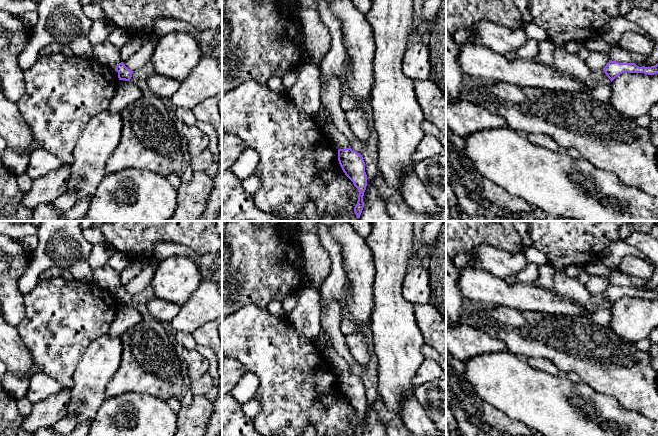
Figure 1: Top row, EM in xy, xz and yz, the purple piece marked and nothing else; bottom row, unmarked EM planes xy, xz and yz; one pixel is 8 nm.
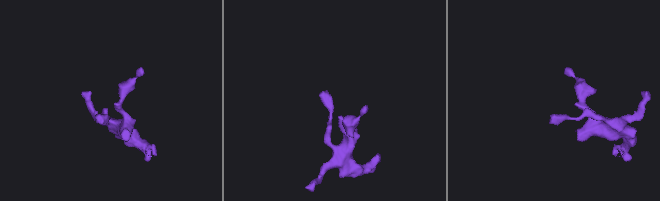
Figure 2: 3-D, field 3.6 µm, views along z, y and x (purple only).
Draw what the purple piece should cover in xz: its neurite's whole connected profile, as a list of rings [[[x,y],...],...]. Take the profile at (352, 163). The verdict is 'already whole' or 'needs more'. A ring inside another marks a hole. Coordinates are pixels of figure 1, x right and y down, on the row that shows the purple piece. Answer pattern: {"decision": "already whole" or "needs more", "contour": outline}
{"decision": "needs more", "contour": [[[322,110],[318,113],[318,116],[324,121],[324,134],[339,148],[338,161],[343,172],[358,189],[358,201],[354,207],[354,212],[356,216],[360,218],[364,207],[363,196],[368,179],[365,172],[363,157],[360,153],[350,148],[349,140],[336,128],[332,119],[328,118]]]}

